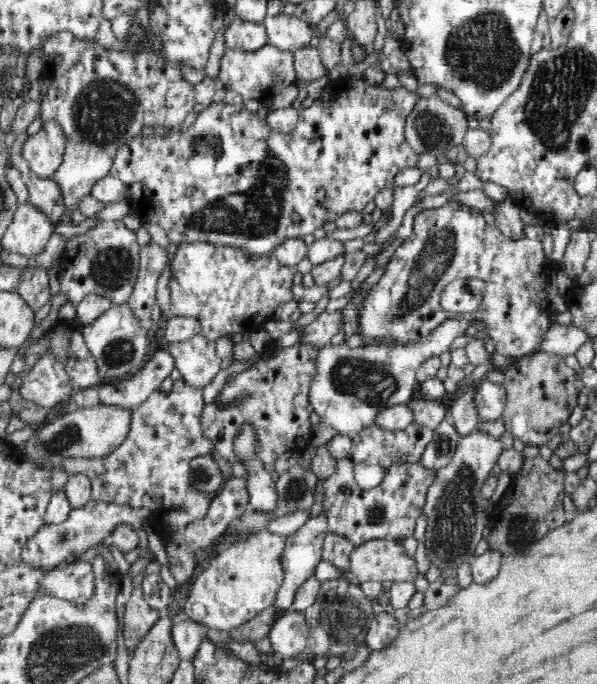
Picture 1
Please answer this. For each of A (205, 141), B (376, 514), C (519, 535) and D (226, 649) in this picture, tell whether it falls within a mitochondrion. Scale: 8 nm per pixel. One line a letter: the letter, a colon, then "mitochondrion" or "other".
A: mitochondrion
B: mitochondrion
C: mitochondrion
D: other

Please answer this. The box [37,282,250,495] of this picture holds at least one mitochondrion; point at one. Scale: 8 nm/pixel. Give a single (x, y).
(118, 353)

